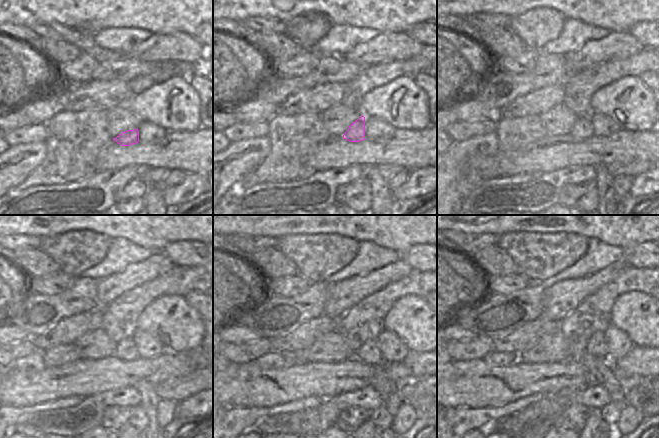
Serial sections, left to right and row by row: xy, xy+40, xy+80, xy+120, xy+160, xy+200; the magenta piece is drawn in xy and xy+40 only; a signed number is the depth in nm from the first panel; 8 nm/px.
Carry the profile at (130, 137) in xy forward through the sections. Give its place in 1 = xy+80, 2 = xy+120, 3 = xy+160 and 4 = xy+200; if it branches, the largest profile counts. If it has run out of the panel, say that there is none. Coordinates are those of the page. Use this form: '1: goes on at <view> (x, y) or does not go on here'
1: goes on at xy+80 (582, 129)
2: goes on at xy+120 (126, 349)
3: goes on at xy+160 (369, 353)
4: goes on at xy+200 (596, 346)

